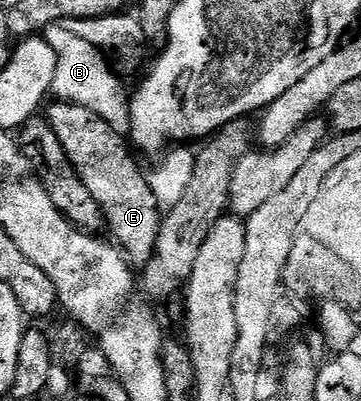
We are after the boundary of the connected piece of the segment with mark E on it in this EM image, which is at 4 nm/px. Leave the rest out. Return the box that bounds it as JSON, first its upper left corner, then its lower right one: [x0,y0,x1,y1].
[47,102,163,265]

